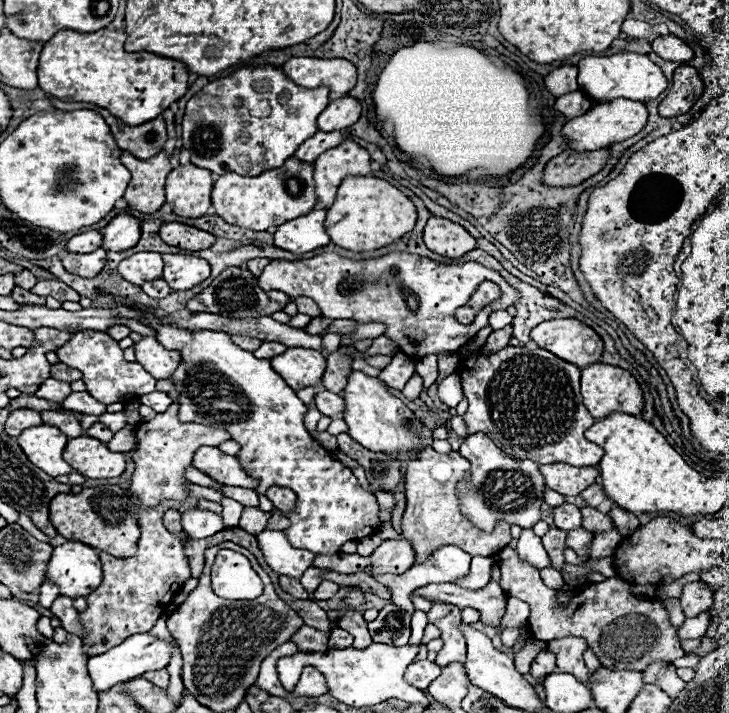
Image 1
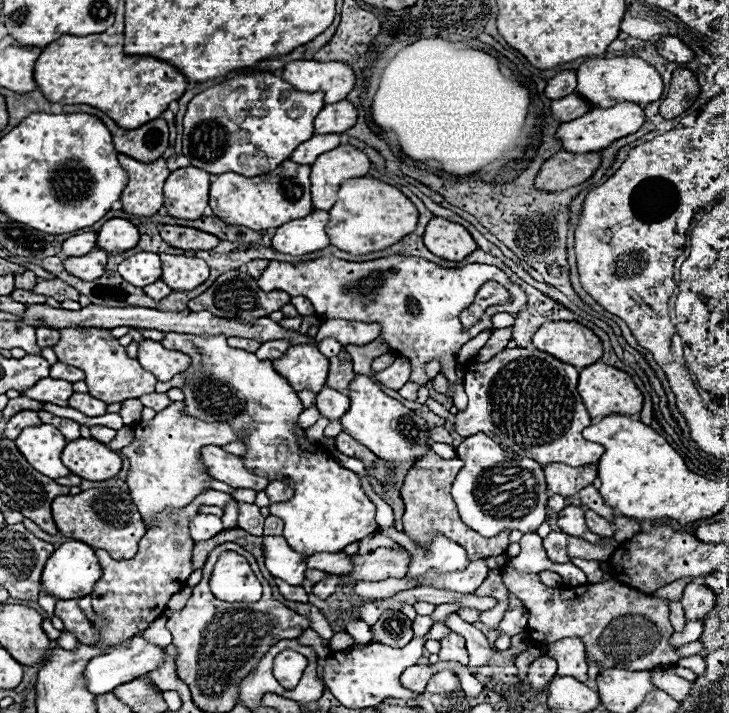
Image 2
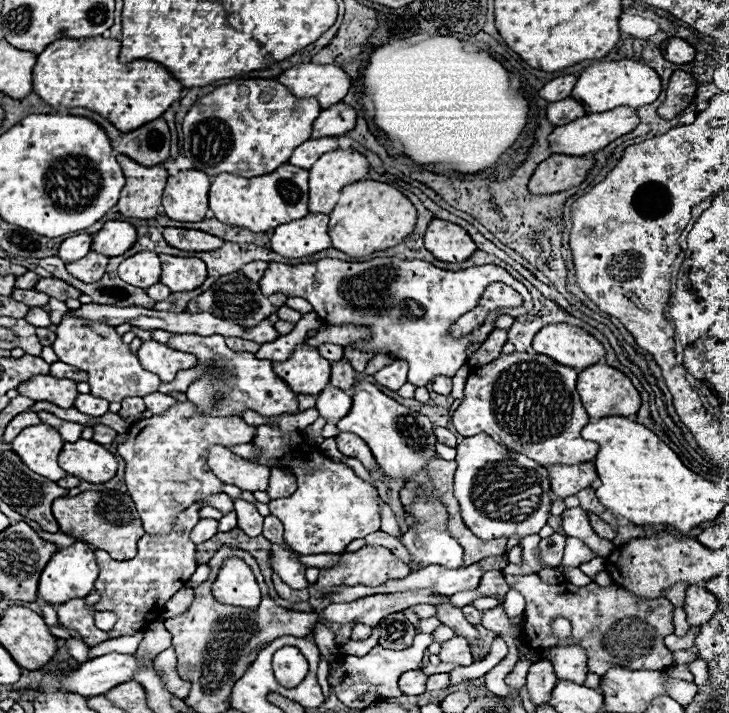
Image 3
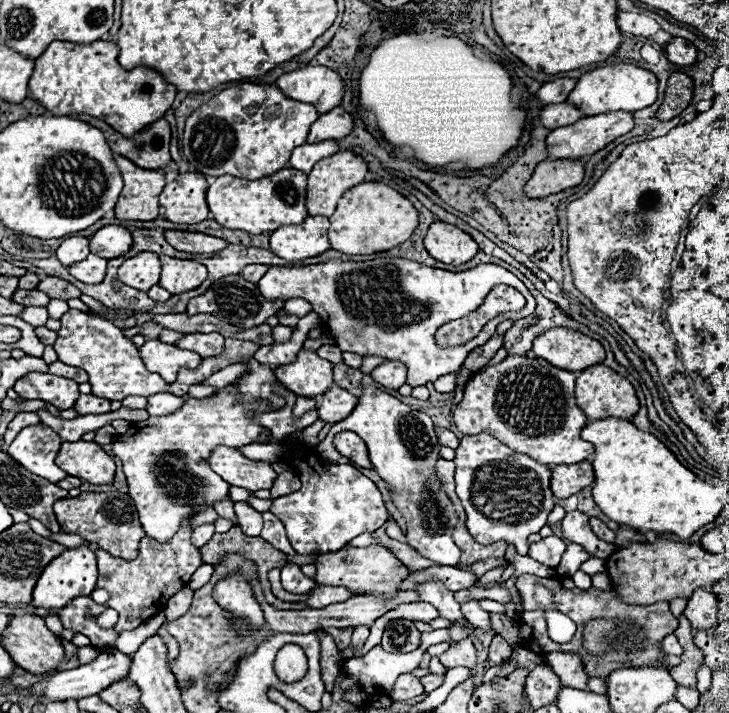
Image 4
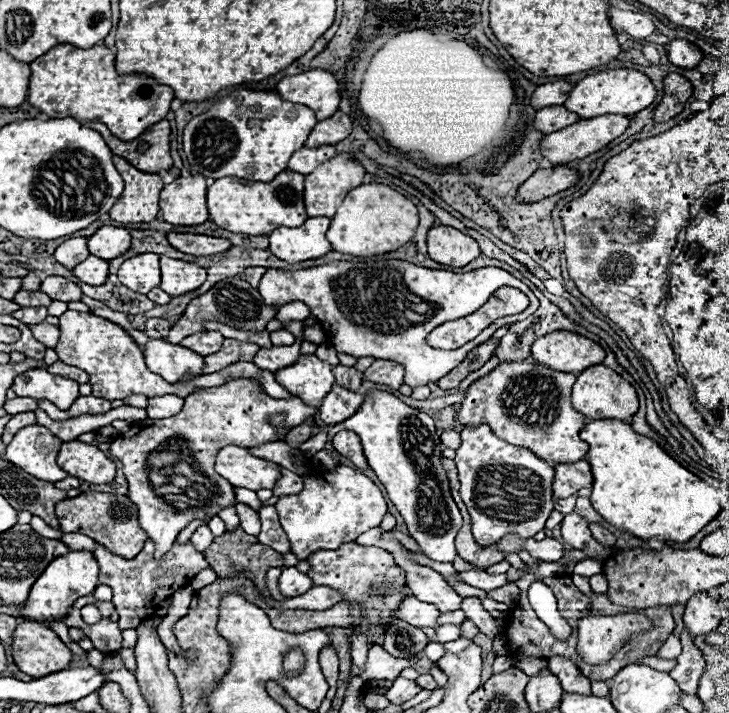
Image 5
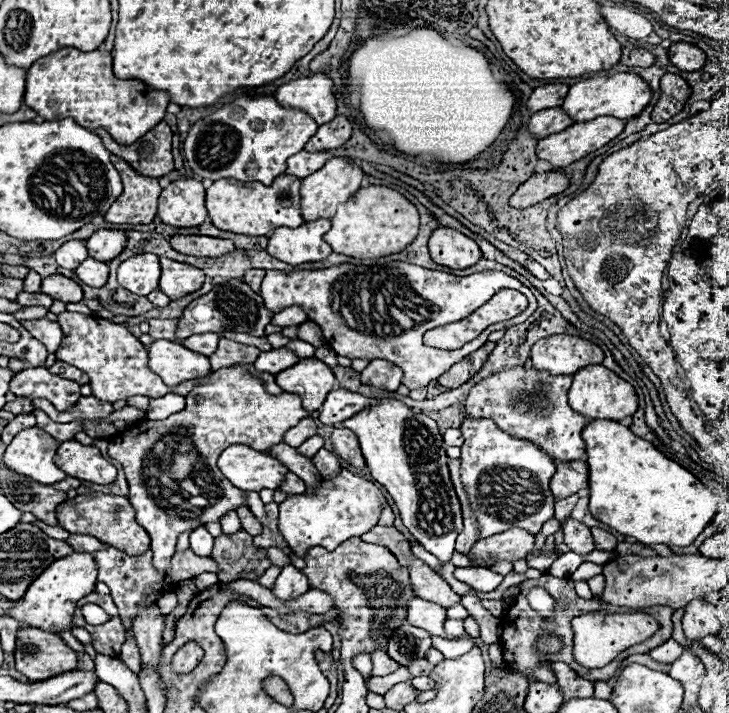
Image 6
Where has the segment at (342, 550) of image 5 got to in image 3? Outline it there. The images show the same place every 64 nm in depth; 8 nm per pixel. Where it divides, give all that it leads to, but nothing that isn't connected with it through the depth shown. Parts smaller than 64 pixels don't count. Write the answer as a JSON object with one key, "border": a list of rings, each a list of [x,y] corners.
{"border":[[[360,548],[358,552],[344,552],[340,564],[330,570],[320,570],[320,578],[314,584],[316,592],[328,594],[334,586],[380,586],[392,578],[404,578],[410,574],[406,562],[396,558],[386,548]]]}

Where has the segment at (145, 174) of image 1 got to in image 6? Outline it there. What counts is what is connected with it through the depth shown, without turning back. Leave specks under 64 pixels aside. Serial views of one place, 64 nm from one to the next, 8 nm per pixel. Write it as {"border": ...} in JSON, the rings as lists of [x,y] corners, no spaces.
{"border":[[[112,156],[112,164],[122,176],[124,192],[106,212],[106,222],[114,224],[150,224],[156,216],[156,200],[162,192],[158,178],[138,174],[118,156]]]}

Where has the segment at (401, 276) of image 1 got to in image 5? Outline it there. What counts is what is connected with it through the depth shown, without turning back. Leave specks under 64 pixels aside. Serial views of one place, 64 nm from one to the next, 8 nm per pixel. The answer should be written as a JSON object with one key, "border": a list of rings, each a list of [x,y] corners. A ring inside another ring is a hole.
{"border":[[[406,260],[336,262],[302,270],[272,268],[262,276],[258,290],[268,304],[276,306],[302,300],[310,306],[310,314],[322,324],[338,352],[356,358],[374,356],[380,360],[396,360],[406,368],[404,382],[412,388],[440,380],[452,368],[456,368],[470,350],[492,338],[500,326],[520,322],[538,308],[538,298],[532,294],[532,290],[502,268],[486,266],[466,274],[454,274],[448,270],[424,268]],[[502,286],[522,290],[530,298],[528,308],[520,314],[498,318],[484,332],[480,332],[480,336],[458,350],[440,350],[426,342],[428,334],[436,326],[444,324],[446,320],[456,320],[476,312],[476,308],[480,308],[484,300],[488,300],[488,296]]]}

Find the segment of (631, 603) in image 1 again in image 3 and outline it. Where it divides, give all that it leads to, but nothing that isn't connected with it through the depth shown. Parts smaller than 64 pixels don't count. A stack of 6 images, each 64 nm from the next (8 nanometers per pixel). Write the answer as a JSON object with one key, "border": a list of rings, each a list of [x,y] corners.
{"border":[[[538,574],[504,576],[508,586],[518,590],[526,600],[526,640],[532,648],[562,646],[562,640],[552,636],[552,620],[568,618],[572,622],[570,640],[584,646],[588,654],[588,668],[592,672],[606,672],[612,664],[632,670],[662,670],[674,664],[672,652],[664,646],[664,636],[674,632],[672,604],[666,598],[638,598],[628,590],[610,584],[588,584],[576,588],[568,582],[548,586]]]}

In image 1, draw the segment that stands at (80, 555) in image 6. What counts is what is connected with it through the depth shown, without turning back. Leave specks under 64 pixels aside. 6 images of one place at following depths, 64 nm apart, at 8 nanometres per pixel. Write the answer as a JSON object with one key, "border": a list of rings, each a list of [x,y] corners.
{"border":[[[66,542],[54,548],[46,578],[56,582],[64,596],[88,596],[102,582],[102,564],[94,548],[82,542]]]}

